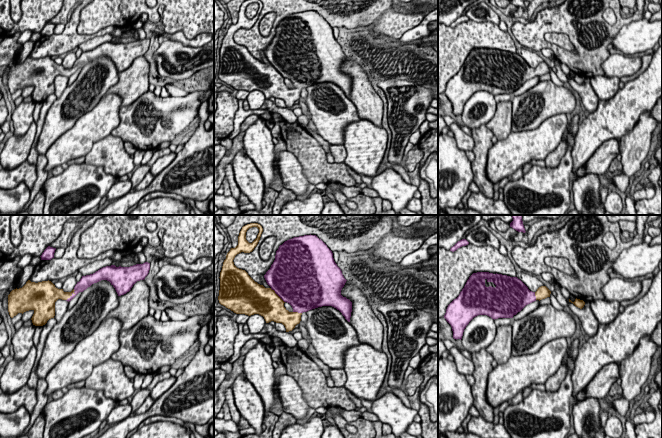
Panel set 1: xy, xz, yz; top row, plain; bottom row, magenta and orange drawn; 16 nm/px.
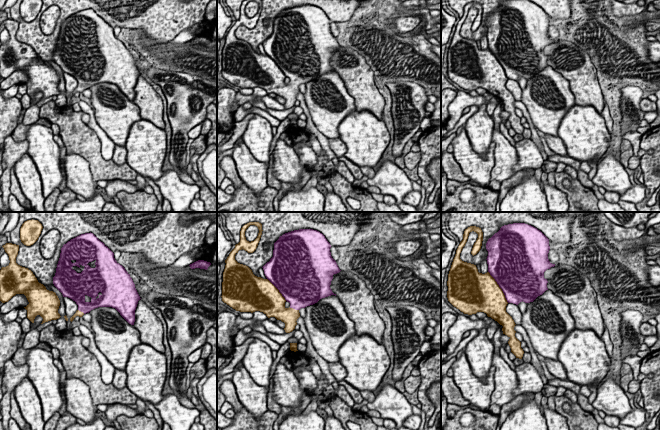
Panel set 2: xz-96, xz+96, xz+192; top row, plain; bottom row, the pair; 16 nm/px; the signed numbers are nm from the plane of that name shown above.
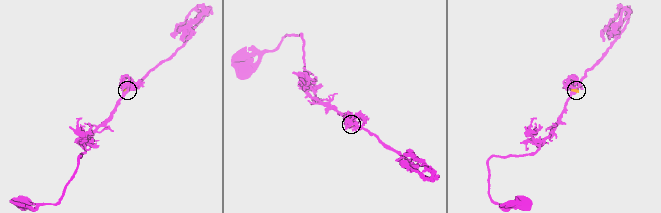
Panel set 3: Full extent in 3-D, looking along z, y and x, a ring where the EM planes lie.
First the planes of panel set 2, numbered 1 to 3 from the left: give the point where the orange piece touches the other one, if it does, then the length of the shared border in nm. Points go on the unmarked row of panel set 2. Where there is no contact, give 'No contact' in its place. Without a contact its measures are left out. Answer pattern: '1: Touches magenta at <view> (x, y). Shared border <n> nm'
1: Touches magenta at xz-96 (81, 87). Shared border 130 nm
2: Touches magenta at xz+96 (277, 64). Shared border 480 nm
3: Touches magenta at xz+192 (499, 62). Shared border 600 nm

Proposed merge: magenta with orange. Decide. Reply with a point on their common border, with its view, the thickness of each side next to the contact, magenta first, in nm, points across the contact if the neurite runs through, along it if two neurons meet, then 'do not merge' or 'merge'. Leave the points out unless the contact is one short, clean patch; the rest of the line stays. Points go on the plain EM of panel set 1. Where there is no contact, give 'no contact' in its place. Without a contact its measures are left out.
meets magenta in xy at (72, 71); 180 nm thick on the magenta side, 160 nm on the other; merge

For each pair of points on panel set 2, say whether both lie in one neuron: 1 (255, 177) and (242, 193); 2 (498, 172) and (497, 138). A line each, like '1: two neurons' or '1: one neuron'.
1: two neurons
2: one neuron

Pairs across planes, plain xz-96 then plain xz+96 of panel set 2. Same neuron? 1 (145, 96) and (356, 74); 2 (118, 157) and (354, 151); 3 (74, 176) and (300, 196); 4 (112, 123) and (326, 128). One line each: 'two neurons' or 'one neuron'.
1: one neuron
2: two neurons
3: two neurons
4: one neuron

